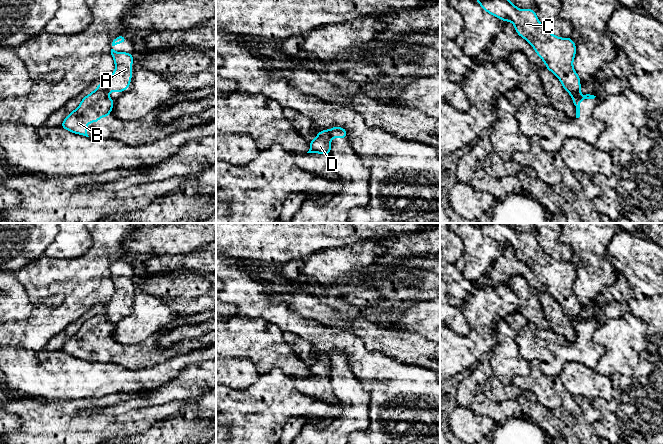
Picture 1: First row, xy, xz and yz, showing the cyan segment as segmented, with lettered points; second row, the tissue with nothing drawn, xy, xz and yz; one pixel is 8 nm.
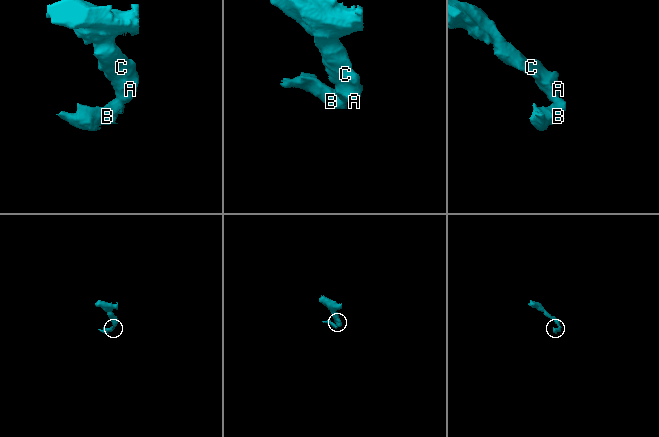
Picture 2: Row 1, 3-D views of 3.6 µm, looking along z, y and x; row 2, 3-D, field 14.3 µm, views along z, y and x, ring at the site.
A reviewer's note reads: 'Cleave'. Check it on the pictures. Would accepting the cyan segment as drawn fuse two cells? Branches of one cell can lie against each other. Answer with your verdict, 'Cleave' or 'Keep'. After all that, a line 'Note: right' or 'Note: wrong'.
Cleave
Note: right

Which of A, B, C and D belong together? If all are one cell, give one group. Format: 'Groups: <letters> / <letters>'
Groups: A C / B D

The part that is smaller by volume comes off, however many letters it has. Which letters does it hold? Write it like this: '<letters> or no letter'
B, D

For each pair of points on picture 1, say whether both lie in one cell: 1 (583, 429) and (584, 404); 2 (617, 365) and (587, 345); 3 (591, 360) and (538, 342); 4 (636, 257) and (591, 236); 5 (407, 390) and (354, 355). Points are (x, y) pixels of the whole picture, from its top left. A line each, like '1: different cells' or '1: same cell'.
1: same cell
2: different cells
3: same cell
4: different cells
5: same cell

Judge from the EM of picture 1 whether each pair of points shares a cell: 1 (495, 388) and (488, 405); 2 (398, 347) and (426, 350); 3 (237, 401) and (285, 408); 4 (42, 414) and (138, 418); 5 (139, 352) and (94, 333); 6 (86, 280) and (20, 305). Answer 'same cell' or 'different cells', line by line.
1: different cells
2: same cell
3: same cell
4: same cell
5: same cell
6: different cells

